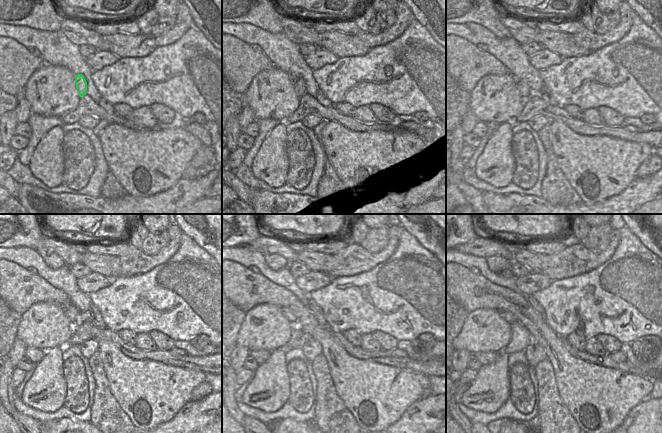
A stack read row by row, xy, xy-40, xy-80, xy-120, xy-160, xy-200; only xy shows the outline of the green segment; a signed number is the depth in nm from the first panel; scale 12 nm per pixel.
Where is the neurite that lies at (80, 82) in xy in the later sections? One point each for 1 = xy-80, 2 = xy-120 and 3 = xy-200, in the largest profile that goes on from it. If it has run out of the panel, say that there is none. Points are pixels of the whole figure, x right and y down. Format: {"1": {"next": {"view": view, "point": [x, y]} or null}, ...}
{"1": {"next": {"view": "xy-80", "point": [525, 91]}}, "2": {"next": {"view": "xy-120", "point": [74, 314]}}, "3": {"next": {"view": "xy-200", "point": [509, 317]}}}

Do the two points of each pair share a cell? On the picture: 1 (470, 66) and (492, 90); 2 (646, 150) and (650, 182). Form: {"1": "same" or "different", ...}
{"1": "different", "2": "different"}

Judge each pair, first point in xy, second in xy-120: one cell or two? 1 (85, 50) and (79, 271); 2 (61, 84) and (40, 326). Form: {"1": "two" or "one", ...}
{"1": "one", "2": "one"}

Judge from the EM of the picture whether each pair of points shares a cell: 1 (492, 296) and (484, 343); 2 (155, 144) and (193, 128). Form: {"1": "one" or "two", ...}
{"1": "two", "2": "two"}

